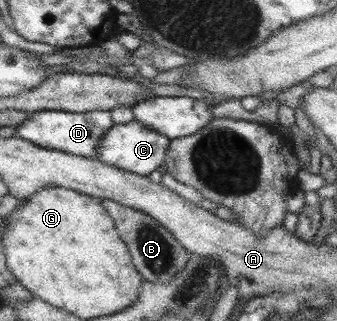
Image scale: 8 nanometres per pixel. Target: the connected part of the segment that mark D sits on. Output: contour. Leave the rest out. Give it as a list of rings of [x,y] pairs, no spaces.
[[[39,110],[31,113],[31,117],[17,127],[16,137],[33,142],[39,147],[59,150],[74,156],[94,157],[104,135],[114,126],[114,119],[109,110],[93,110],[90,112],[61,110]]]

